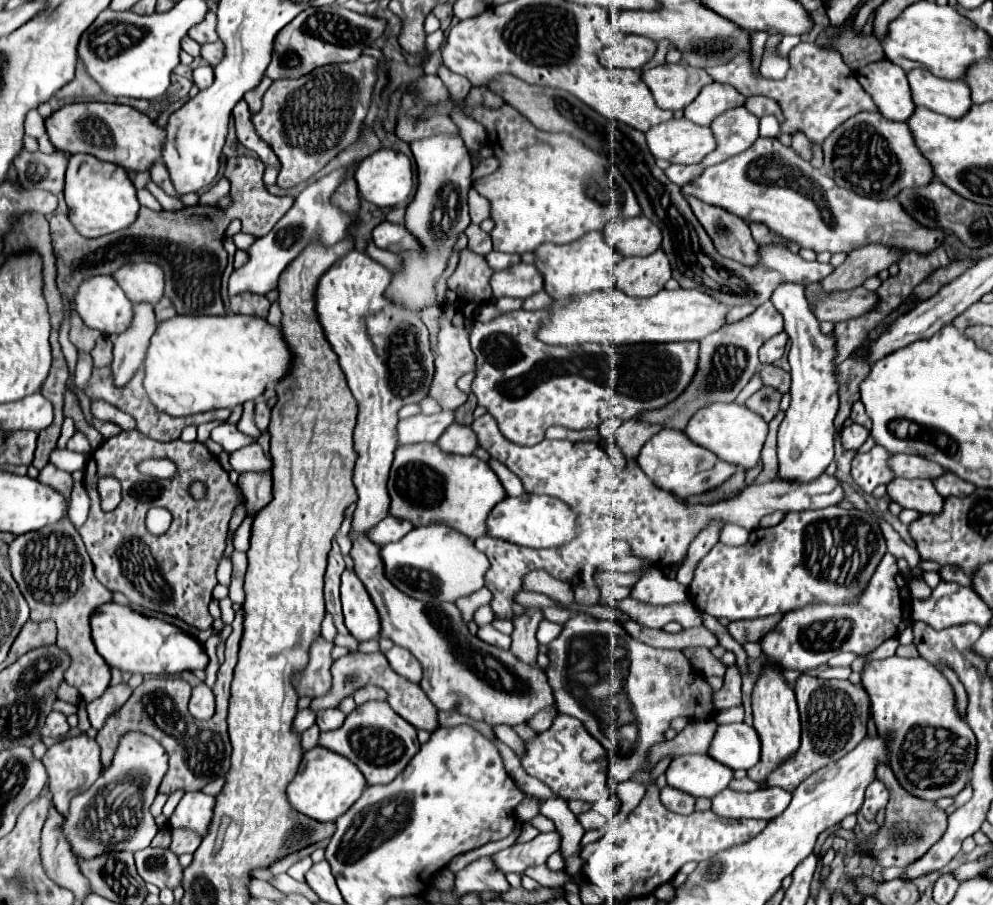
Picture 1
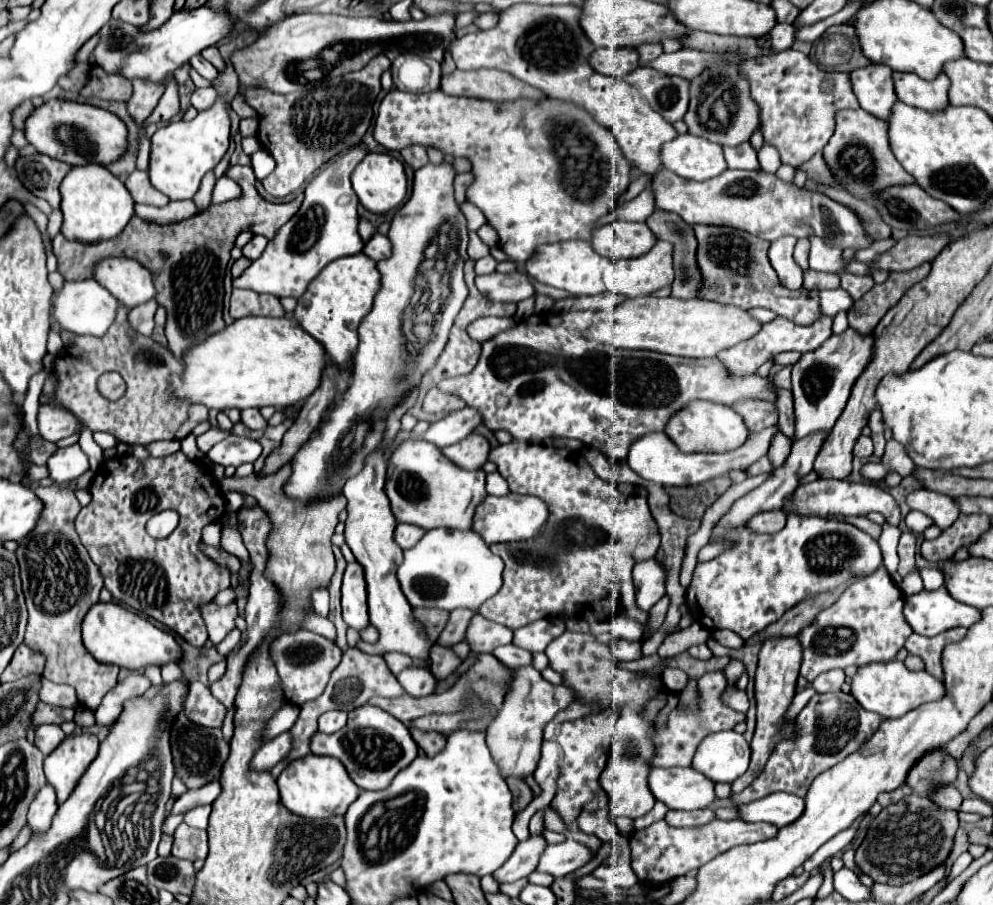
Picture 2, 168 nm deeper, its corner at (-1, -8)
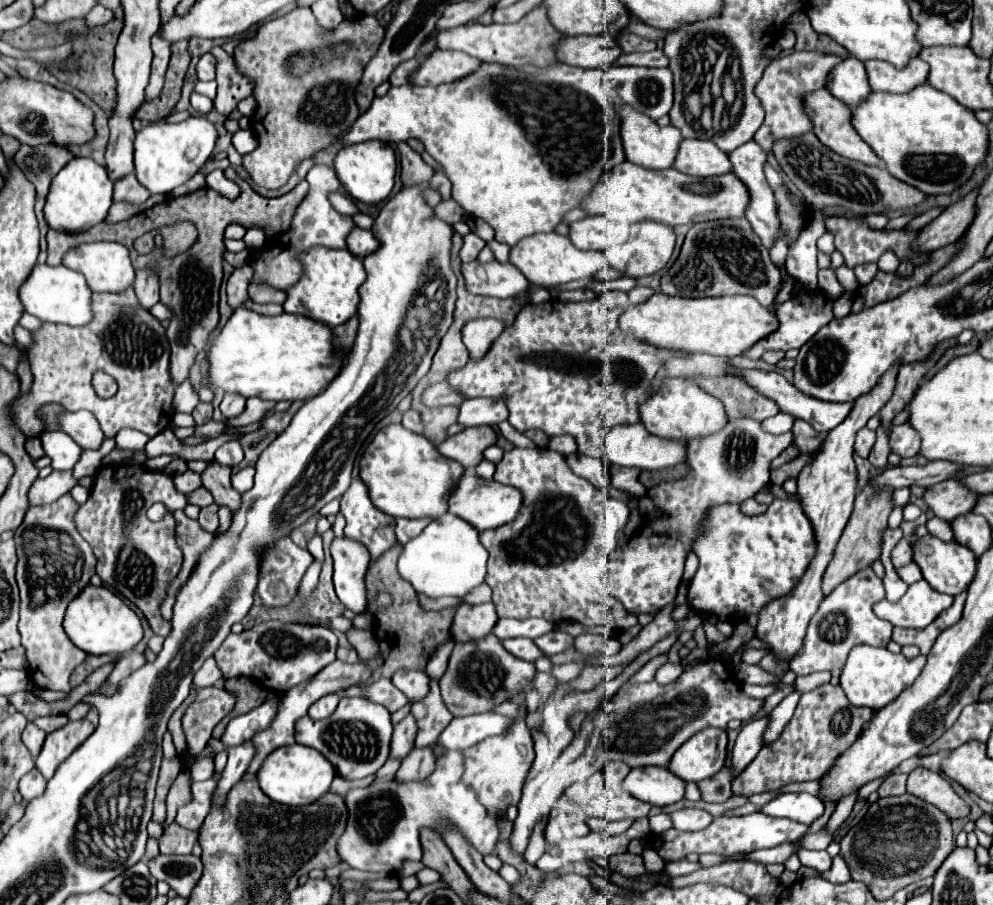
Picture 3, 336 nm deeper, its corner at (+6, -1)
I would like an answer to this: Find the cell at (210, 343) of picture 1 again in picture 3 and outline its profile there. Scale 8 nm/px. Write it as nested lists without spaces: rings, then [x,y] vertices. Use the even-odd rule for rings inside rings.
[[[244,306],[236,308],[222,332],[212,342],[208,350],[210,360],[210,382],[220,386],[226,392],[238,392],[246,398],[258,396],[264,400],[310,400],[320,394],[328,382],[340,372],[348,354],[344,358],[334,358],[336,350],[332,350],[332,328],[324,326],[324,322],[316,322],[308,316],[294,316],[294,314],[280,314],[280,316],[262,316]]]

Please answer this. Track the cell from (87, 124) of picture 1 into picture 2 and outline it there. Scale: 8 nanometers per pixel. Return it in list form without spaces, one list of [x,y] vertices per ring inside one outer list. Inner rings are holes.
[[[51,99],[29,115],[25,125],[25,137],[39,153],[65,161],[69,165],[87,165],[87,163],[109,165],[121,159],[123,153],[127,151],[129,131],[127,125],[111,111],[75,101]]]

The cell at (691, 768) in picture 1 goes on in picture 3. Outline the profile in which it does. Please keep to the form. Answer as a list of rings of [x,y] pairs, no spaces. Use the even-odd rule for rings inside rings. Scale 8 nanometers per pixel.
[[[662,766],[632,768],[624,778],[622,788],[630,796],[652,806],[668,806],[684,798],[684,782]]]

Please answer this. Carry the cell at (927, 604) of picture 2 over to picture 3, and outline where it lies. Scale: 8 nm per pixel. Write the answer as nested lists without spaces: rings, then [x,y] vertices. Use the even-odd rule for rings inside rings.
[[[918,580],[918,582],[914,582],[914,584],[908,586],[906,594],[904,594],[896,604],[890,604],[886,598],[880,600],[880,602],[876,602],[876,606],[874,606],[874,614],[876,614],[878,618],[890,622],[892,626],[900,626],[900,628],[926,628],[926,626],[928,626],[928,624],[930,624],[942,610],[950,608],[952,602],[954,602],[952,596],[948,596],[948,594],[940,594],[940,592],[932,590],[928,582]]]

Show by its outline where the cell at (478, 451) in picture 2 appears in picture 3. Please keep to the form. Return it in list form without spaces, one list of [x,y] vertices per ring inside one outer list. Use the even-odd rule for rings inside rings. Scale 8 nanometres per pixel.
[[[490,426],[466,428],[456,436],[448,436],[438,452],[446,458],[460,462],[464,468],[474,468],[484,460],[484,450],[496,444],[496,432]]]

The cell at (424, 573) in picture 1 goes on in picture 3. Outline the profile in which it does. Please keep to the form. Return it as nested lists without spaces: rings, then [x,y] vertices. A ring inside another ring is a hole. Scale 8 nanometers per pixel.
[[[448,512],[444,514],[444,520],[432,520],[420,536],[404,544],[404,550],[398,558],[398,574],[408,580],[416,592],[422,592],[430,598],[464,598],[472,588],[484,582],[486,560],[488,552],[478,540],[478,530]]]

